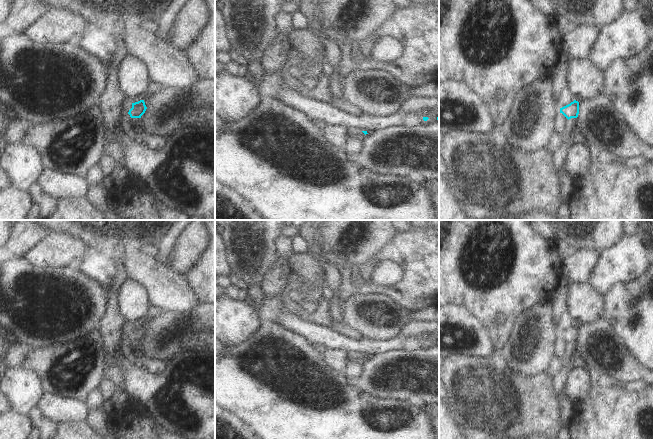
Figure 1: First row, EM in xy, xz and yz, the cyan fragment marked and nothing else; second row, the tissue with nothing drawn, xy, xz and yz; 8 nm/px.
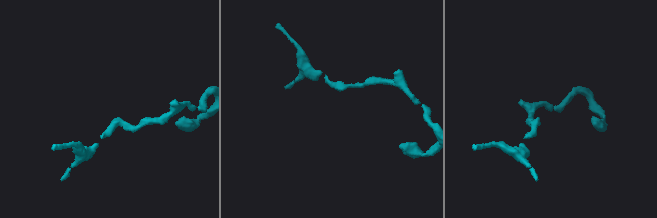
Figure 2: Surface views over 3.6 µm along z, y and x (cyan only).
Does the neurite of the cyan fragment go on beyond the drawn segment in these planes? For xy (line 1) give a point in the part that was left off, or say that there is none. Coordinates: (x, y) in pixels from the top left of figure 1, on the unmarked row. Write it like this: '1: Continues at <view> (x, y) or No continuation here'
1: No continuation here.

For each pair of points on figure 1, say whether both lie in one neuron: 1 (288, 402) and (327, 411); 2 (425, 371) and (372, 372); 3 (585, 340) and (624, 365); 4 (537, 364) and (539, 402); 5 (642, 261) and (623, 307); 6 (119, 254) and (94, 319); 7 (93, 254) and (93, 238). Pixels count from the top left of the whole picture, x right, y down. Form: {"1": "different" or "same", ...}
{"1": "same", "2": "same", "3": "same", "4": "different", "5": "different", "6": "different", "7": "different"}

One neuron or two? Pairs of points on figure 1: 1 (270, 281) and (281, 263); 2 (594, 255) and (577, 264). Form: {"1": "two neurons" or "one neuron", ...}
{"1": "one neuron", "2": "one neuron"}

